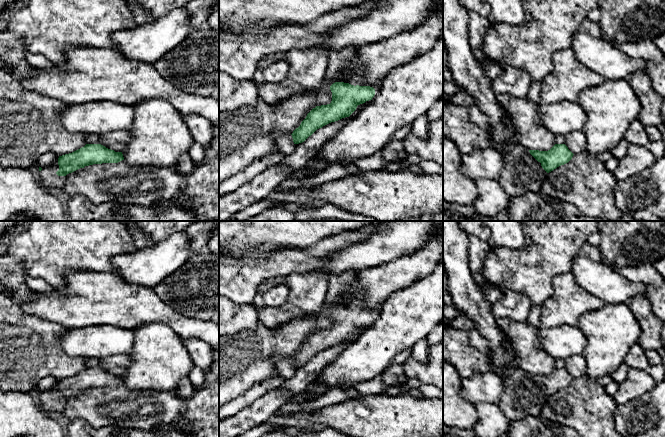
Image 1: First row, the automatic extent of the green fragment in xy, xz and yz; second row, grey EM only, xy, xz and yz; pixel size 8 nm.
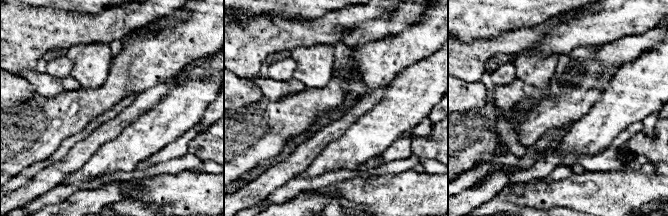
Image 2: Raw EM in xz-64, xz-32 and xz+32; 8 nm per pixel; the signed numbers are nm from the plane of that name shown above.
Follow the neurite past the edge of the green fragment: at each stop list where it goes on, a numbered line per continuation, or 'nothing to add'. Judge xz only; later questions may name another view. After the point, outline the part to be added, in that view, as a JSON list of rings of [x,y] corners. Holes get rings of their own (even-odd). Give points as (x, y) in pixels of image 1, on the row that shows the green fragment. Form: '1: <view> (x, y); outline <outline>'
1: xz (344, 66); outline [[[355,47],[329,51],[329,64],[325,81],[344,82],[366,86],[364,69],[358,60]]]

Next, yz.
1: yz (521, 173); outline [[[519,144],[499,145],[495,146],[495,148],[503,156],[503,168],[497,180],[506,193],[510,197],[518,197],[529,191],[539,192],[546,180],[547,172],[542,168],[541,163],[530,154],[529,150]]]

